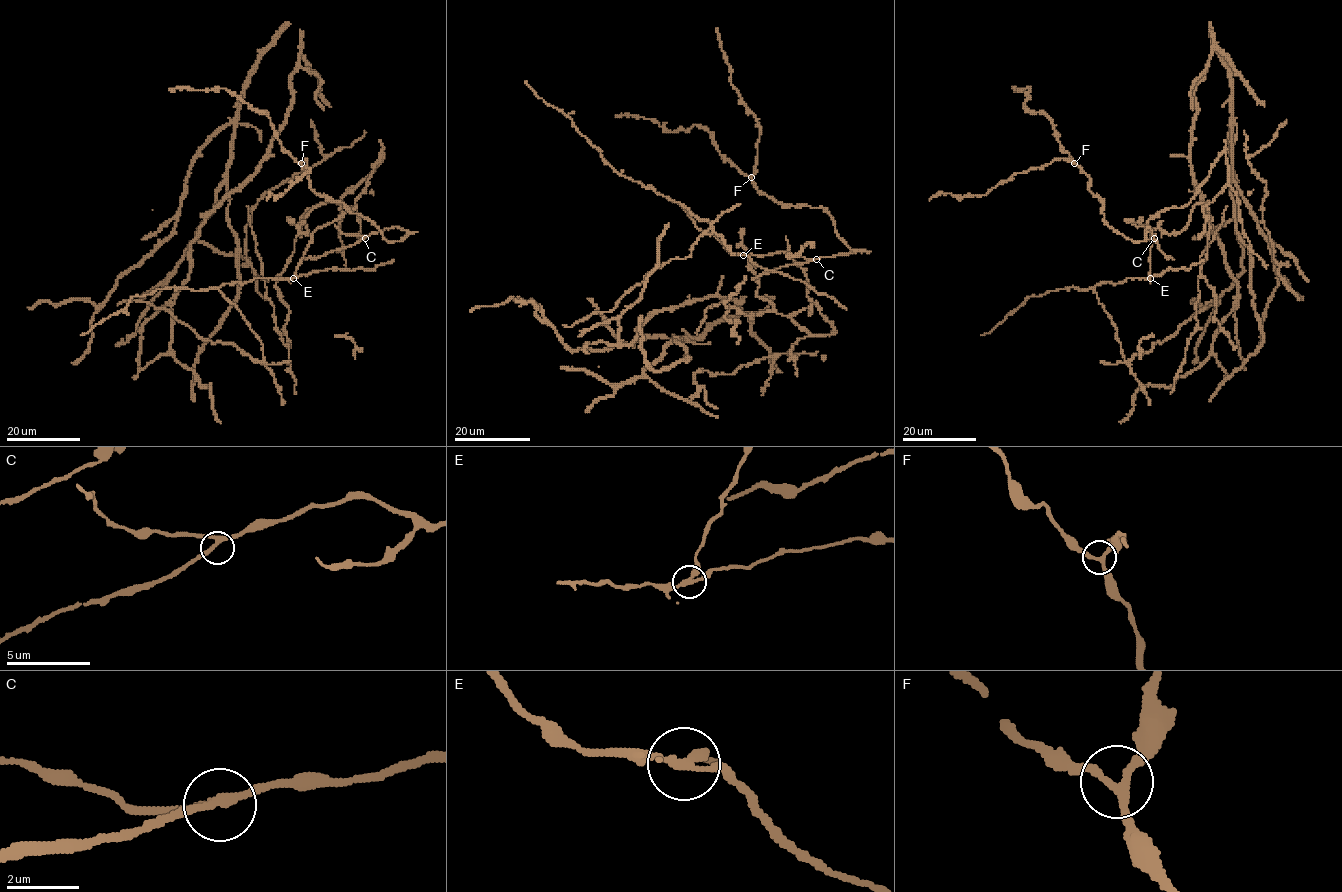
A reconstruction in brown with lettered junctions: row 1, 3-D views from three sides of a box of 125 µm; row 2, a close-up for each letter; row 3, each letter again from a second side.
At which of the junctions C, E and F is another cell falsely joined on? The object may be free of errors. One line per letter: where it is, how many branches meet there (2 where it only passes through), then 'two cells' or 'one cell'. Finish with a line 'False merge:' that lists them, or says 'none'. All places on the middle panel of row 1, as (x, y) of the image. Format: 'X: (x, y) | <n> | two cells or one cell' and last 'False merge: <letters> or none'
C: (816, 259) | 3 | one cell
E: (743, 255) | 3 | two cells
F: (751, 177) | 3 | one cell
False merge: E

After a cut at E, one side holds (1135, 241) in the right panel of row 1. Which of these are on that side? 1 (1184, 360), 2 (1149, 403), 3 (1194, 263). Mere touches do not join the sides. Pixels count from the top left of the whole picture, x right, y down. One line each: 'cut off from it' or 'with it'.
1: cut off from it
2: cut off from it
3: cut off from it

